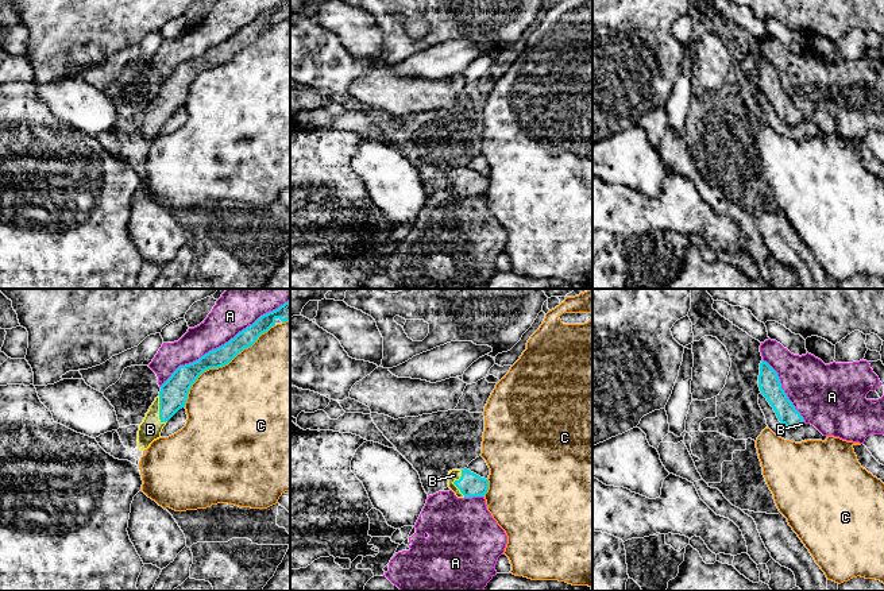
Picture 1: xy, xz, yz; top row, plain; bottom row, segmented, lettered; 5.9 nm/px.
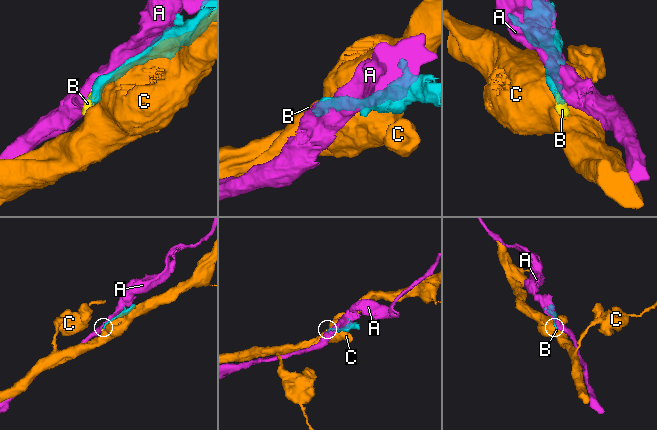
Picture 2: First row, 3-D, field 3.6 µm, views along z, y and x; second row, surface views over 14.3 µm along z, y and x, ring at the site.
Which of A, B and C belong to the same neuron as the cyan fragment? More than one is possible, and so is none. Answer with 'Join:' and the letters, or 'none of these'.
Join: B

